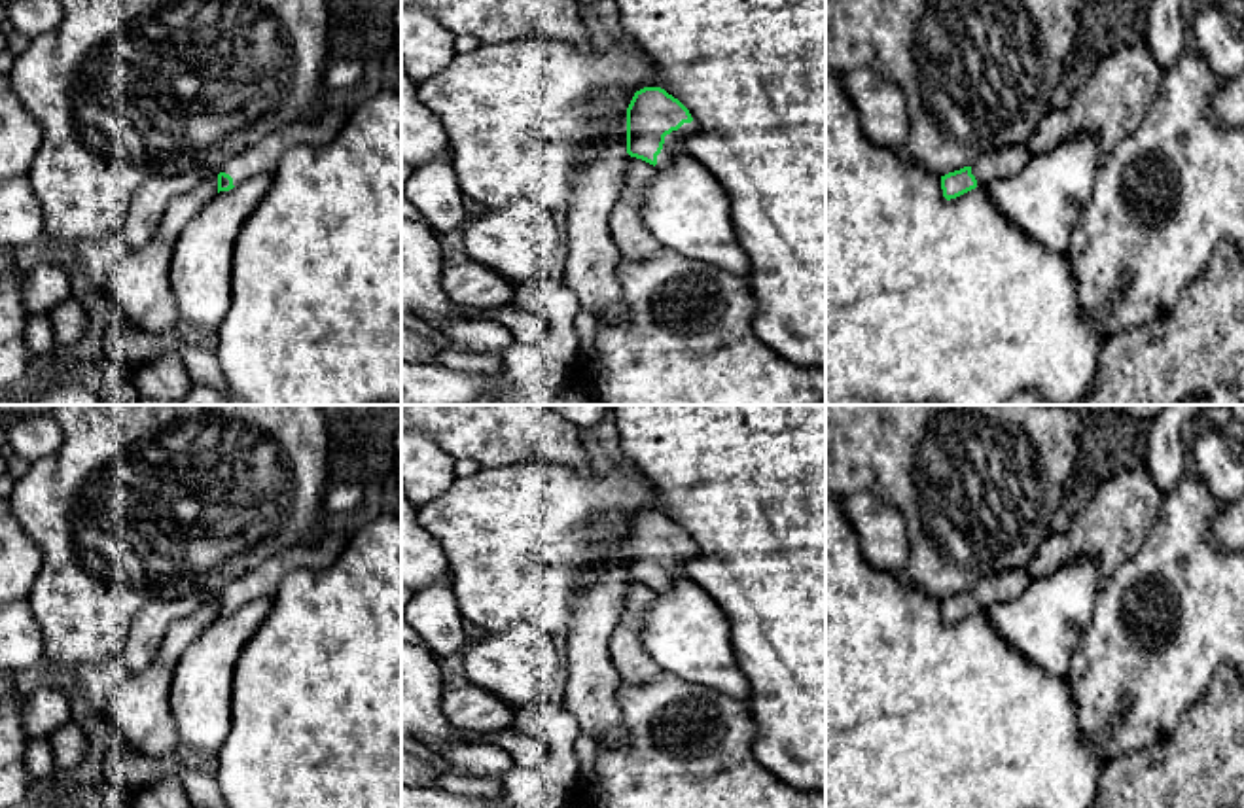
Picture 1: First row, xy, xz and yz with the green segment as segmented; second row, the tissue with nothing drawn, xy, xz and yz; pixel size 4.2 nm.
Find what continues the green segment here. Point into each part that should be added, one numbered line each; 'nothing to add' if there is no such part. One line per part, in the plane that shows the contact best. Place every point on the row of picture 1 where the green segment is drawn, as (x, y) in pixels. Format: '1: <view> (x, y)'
1: xz (675, 142)

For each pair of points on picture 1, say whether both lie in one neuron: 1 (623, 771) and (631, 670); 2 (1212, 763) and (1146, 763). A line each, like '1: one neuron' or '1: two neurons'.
1: two neurons
2: one neuron

